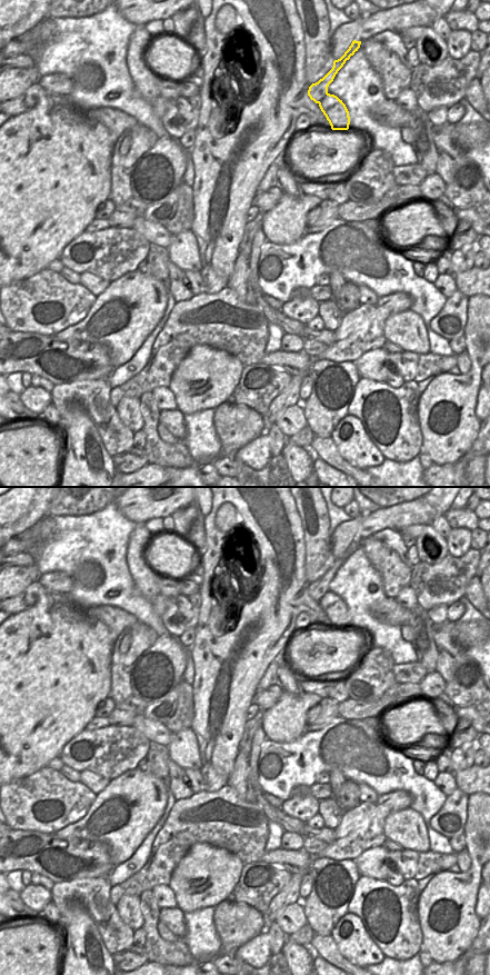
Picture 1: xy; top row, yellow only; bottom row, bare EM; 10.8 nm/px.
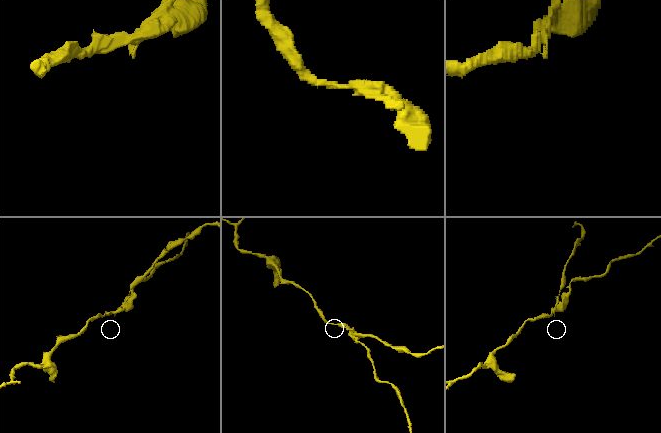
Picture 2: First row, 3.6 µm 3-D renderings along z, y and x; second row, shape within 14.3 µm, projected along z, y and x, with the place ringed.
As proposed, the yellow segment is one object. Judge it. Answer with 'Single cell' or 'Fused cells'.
Fused cells

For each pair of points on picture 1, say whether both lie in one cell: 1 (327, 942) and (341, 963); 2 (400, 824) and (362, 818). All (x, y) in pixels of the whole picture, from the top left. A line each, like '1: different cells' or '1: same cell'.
1: same cell
2: different cells

